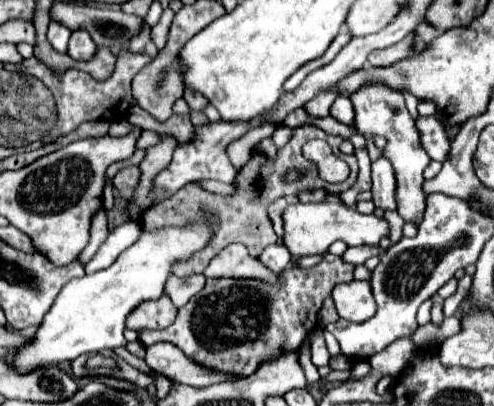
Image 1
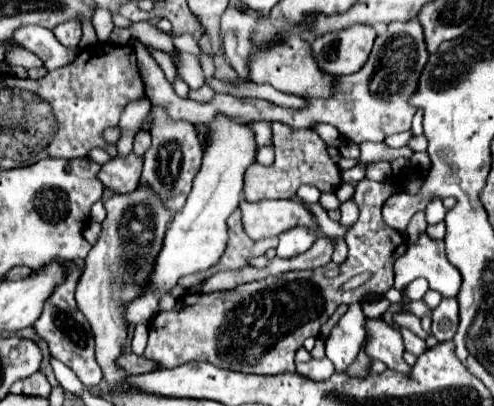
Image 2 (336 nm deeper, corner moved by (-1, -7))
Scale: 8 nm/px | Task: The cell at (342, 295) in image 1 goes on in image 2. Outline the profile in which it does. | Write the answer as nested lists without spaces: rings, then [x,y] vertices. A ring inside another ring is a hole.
[[[369,318],[367,320],[367,336],[369,336],[367,354],[373,360],[381,360],[387,364],[387,368],[409,376],[409,364],[403,360],[401,334],[395,328],[387,326],[385,320]]]

